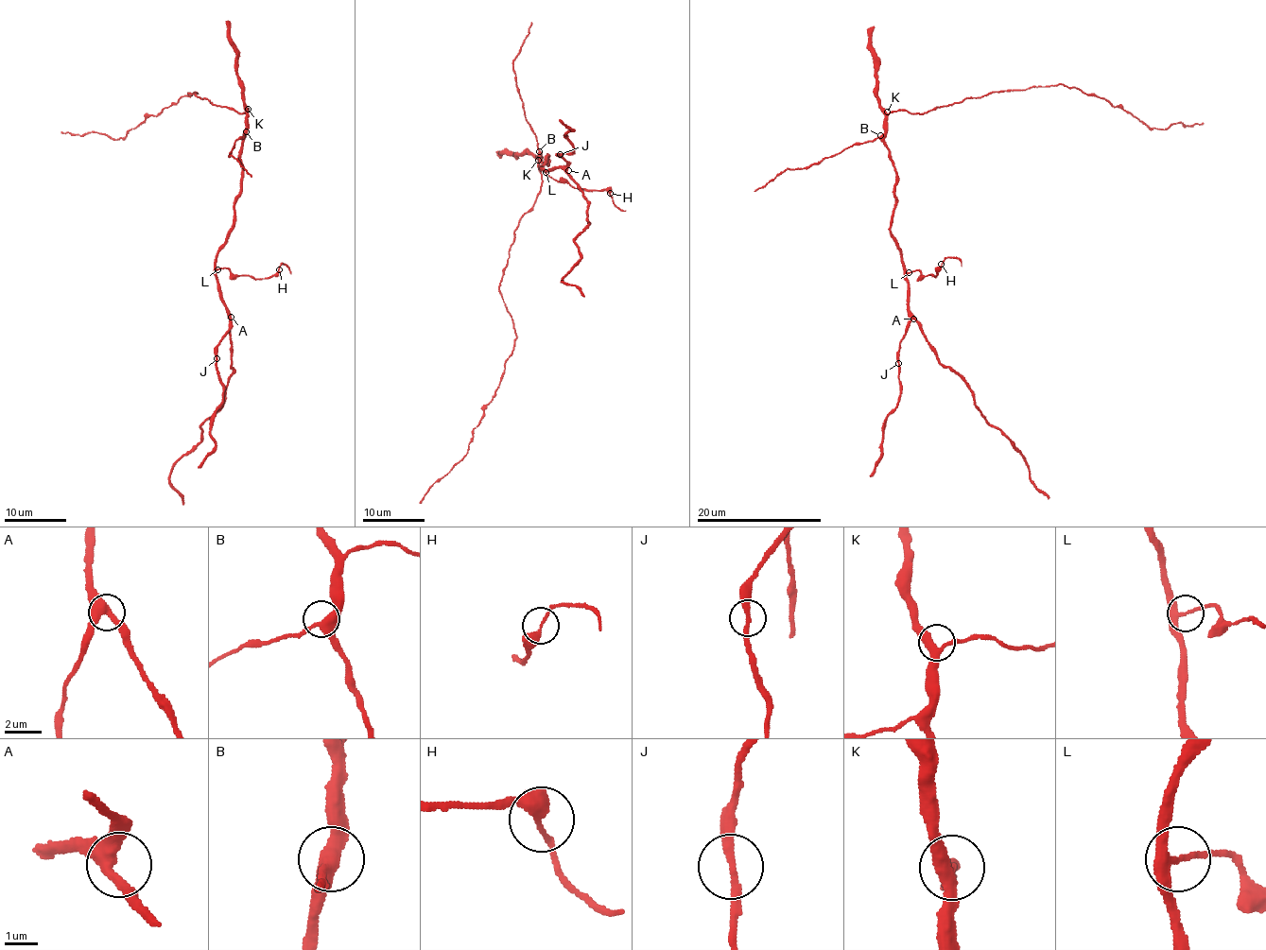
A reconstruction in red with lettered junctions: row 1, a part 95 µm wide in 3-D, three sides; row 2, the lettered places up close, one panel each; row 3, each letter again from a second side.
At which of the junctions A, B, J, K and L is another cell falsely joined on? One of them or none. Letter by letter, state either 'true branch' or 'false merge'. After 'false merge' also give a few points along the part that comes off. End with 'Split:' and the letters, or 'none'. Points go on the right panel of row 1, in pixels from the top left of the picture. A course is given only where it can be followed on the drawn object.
A: true branch
B: true branch
J: true branch
K: true branch
L: false merge; course (910, 273), (918, 270), (925, 276), (938, 274), (946, 258), (955, 257), (961, 267)
Split: L

